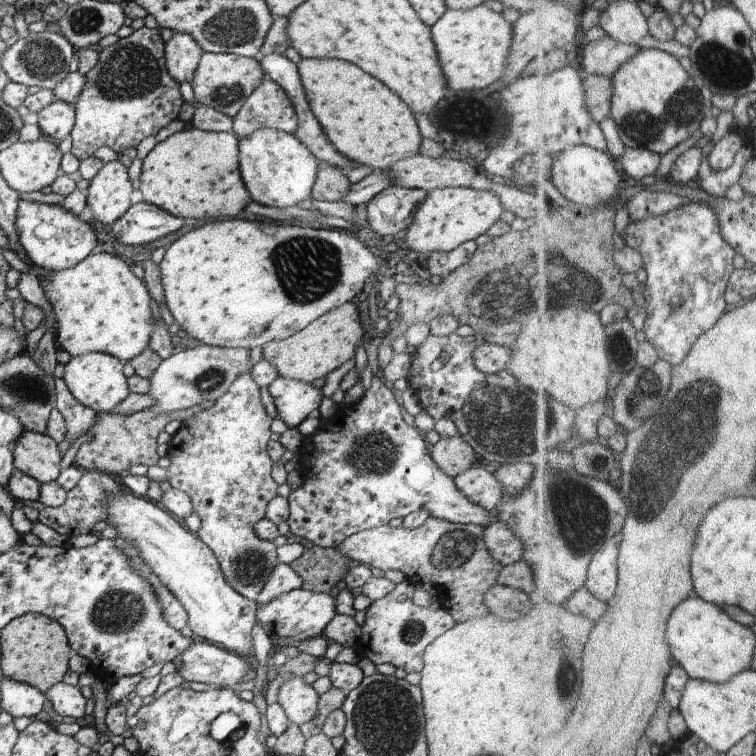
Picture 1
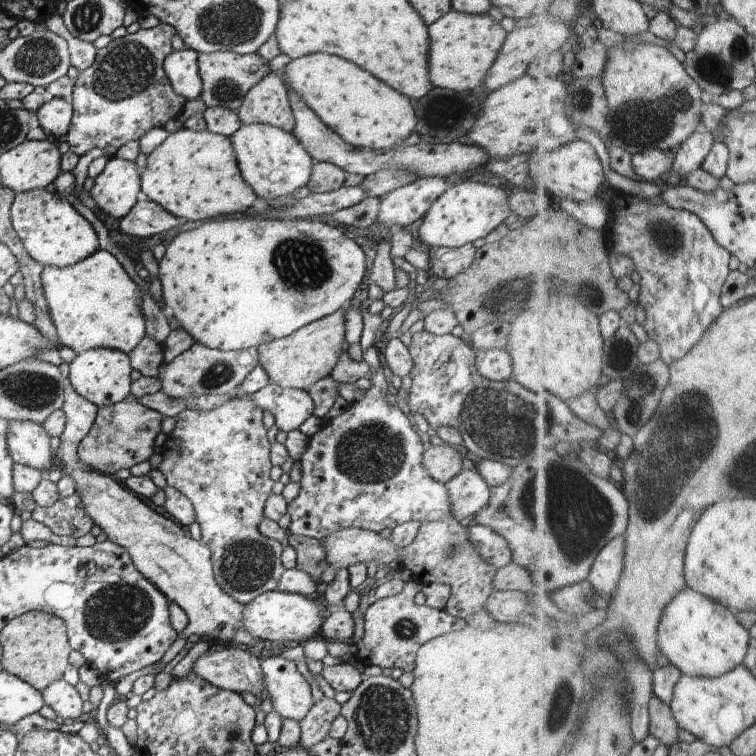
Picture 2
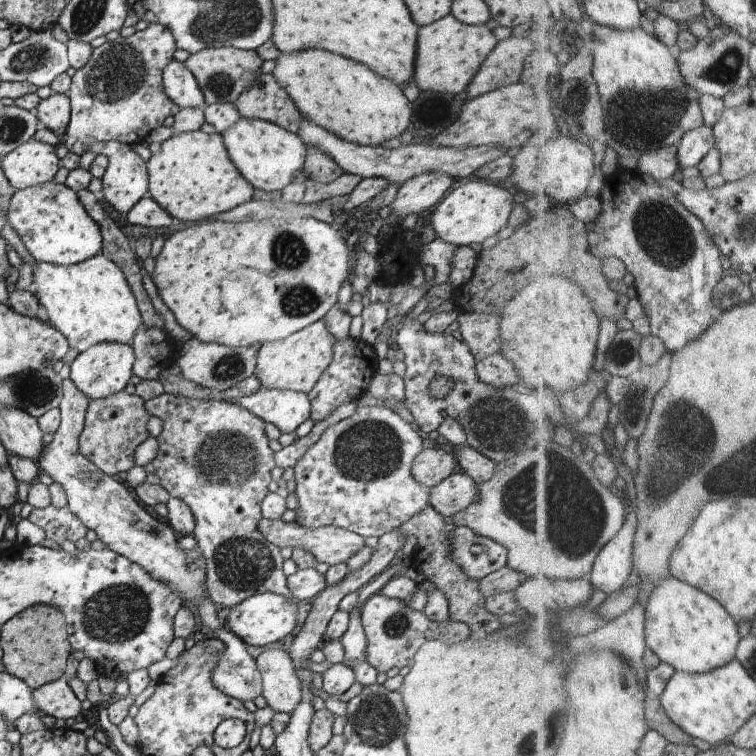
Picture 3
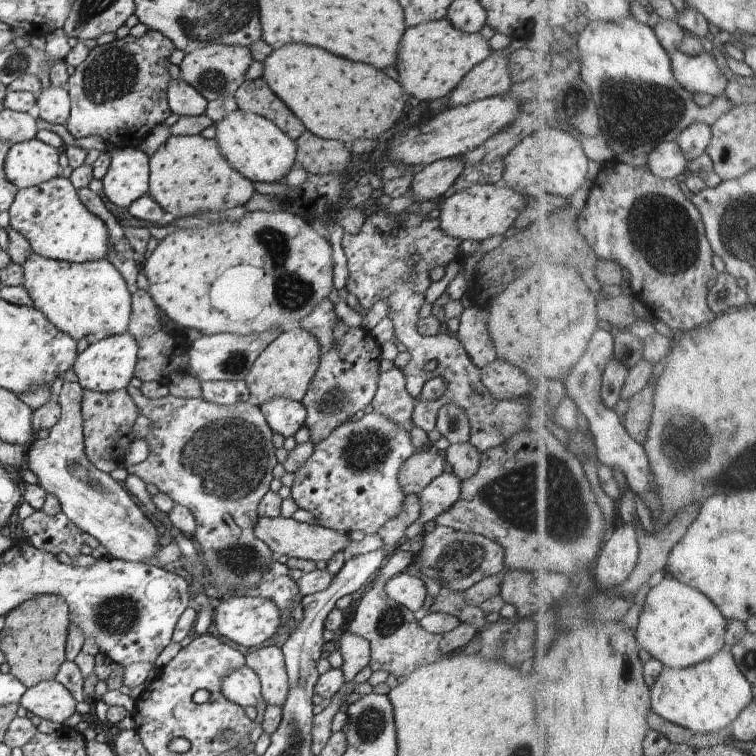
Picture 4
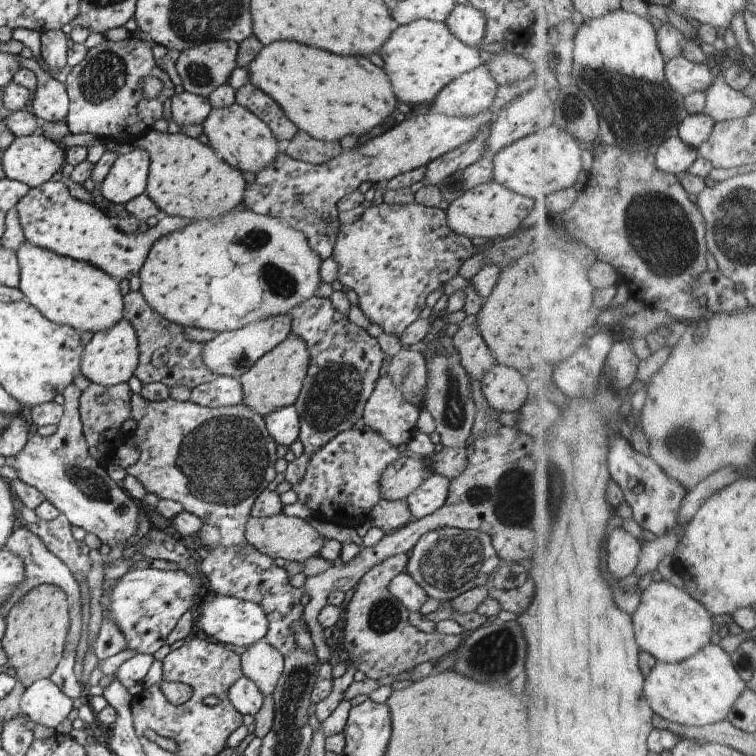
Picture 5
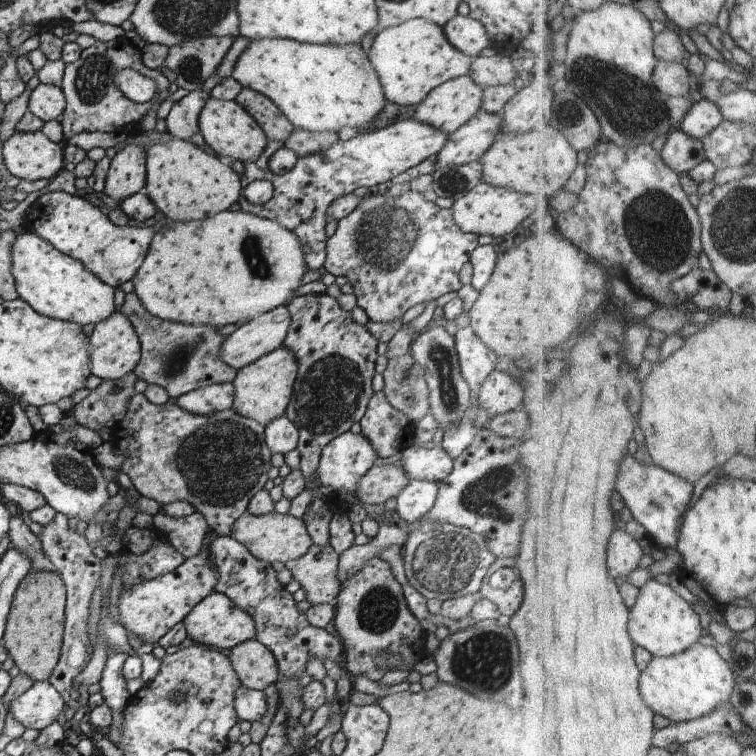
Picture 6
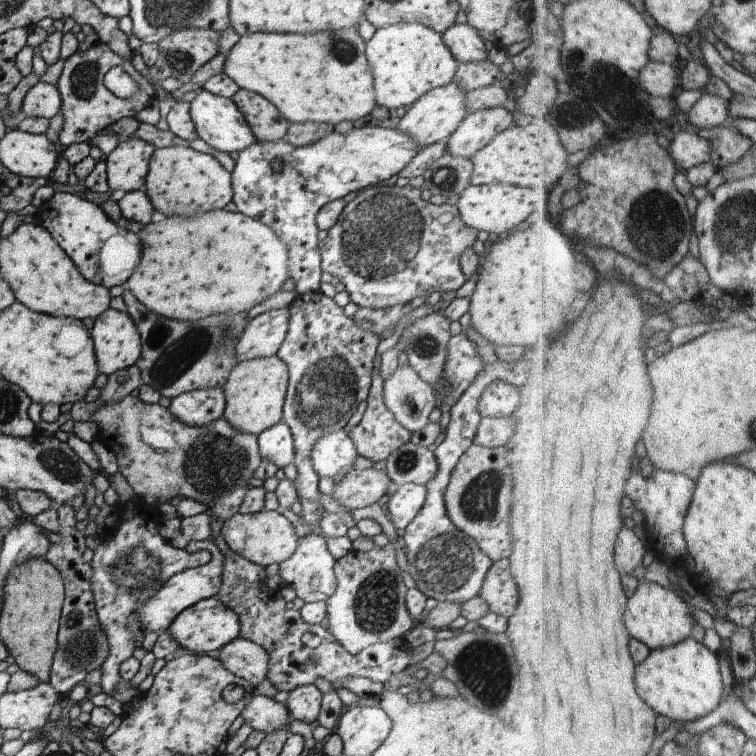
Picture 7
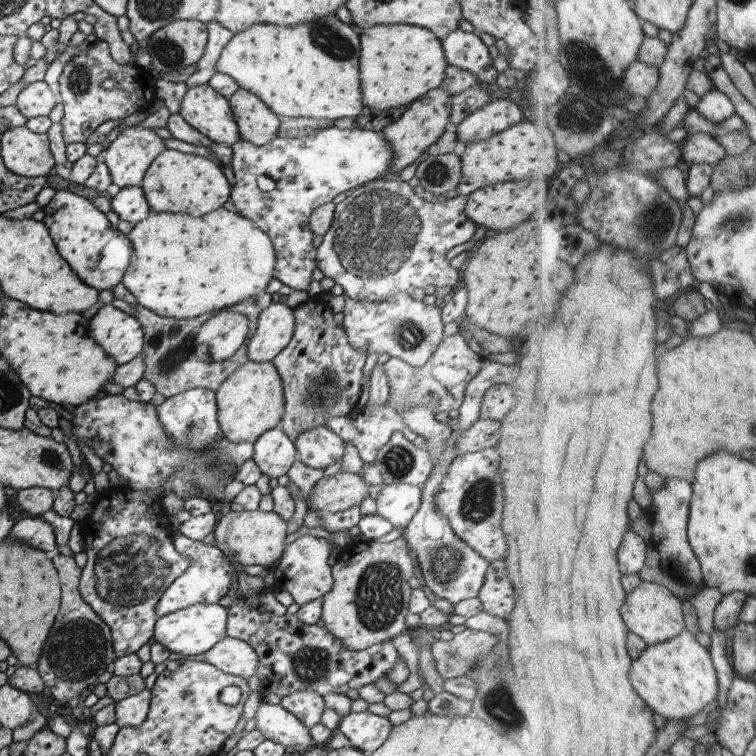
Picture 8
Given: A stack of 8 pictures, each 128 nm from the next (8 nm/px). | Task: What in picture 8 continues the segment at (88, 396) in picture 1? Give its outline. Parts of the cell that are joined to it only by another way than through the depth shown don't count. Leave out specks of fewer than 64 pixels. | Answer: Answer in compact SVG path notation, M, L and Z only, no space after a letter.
M112 303L103 304L91 318L89 335L115 358L117 366L143 352L145 332L139 320Z

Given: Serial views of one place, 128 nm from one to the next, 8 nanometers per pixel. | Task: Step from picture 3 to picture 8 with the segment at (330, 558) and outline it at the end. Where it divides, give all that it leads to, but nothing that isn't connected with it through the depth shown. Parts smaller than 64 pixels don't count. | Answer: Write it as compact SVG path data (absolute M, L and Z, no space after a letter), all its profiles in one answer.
M231 511L216 523L213 530L218 547L229 560L244 567L251 564L274 568L286 550L287 522L274 511Z

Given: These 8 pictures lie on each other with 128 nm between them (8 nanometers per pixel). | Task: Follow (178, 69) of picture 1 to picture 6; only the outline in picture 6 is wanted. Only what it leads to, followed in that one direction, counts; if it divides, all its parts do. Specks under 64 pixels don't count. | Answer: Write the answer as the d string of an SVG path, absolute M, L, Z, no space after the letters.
M192 91L187 96L175 100L165 118L168 132L172 137L189 141L199 132L199 114L206 105L210 93L206 91Z

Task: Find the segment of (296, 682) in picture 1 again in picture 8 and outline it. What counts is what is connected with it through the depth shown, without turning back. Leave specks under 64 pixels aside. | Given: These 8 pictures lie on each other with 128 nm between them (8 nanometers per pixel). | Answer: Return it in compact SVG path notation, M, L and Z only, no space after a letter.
M228 636L206 651L204 660L226 674L242 677L246 680L255 676L259 663L258 655L250 644Z

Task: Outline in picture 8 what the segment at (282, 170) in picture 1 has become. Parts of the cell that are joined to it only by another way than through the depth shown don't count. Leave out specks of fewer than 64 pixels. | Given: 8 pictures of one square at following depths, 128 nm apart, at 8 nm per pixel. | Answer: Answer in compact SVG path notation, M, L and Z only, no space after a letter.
M208 83L187 88L179 113L214 143L232 146L241 138L228 99Z

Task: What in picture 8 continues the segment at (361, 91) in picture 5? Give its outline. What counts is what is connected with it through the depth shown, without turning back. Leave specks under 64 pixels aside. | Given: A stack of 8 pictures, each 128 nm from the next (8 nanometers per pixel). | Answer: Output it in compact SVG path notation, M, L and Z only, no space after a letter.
M336 16L316 18L316 22L306 22L298 26L280 26L260 23L245 28L222 48L215 70L233 78L240 89L249 90L266 103L277 117L312 117L330 124L336 118L356 119L363 103L360 86L360 35L354 32L352 24L340 22Z

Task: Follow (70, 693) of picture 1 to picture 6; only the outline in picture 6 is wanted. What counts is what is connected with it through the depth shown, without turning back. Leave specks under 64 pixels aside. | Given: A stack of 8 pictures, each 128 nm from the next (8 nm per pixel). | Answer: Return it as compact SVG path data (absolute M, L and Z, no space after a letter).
M49 680L36 681L22 696L13 700L3 714L10 712L24 728L41 731L57 720L64 706L64 697Z

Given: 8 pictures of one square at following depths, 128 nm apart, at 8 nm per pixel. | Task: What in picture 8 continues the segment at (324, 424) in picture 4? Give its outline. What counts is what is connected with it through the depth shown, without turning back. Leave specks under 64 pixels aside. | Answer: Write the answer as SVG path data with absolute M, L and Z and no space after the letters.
M310 296L305 303L294 309L295 331L288 346L277 354L271 363L276 367L283 382L283 393L285 396L285 413L279 427L294 440L301 432L324 425L325 420L330 417L346 417L358 404L358 398L362 392L362 368L366 353L354 350L348 342L342 325L334 323L334 313L328 303L321 296Z

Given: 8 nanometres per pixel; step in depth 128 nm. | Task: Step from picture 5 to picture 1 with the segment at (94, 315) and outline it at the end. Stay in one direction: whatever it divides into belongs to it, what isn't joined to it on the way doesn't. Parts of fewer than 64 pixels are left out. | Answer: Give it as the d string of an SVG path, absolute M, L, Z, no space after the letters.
M106 251L98 255L88 255L76 266L57 271L40 269L31 264L29 272L39 278L45 295L52 305L55 318L54 338L58 349L66 350L72 357L104 352L126 363L149 347L154 320L150 309L151 294L142 285L141 280L132 273L131 263L125 258L112 256Z

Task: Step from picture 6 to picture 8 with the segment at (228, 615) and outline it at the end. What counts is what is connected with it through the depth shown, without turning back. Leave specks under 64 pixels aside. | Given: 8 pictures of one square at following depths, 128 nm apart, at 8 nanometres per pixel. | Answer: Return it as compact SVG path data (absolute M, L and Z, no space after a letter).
M198 603L158 617L153 636L156 643L160 643L170 652L182 654L184 659L190 656L198 656L198 654L209 651L212 646L227 636L227 618L226 604Z

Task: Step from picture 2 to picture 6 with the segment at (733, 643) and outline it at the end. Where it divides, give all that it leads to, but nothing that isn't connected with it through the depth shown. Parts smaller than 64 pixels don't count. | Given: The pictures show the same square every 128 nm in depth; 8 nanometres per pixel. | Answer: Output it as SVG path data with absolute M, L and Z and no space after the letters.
M653 579L641 587L641 593L635 605L631 607L633 620L631 633L638 645L645 646L655 655L672 656L692 648L706 634L702 614L672 586Z

